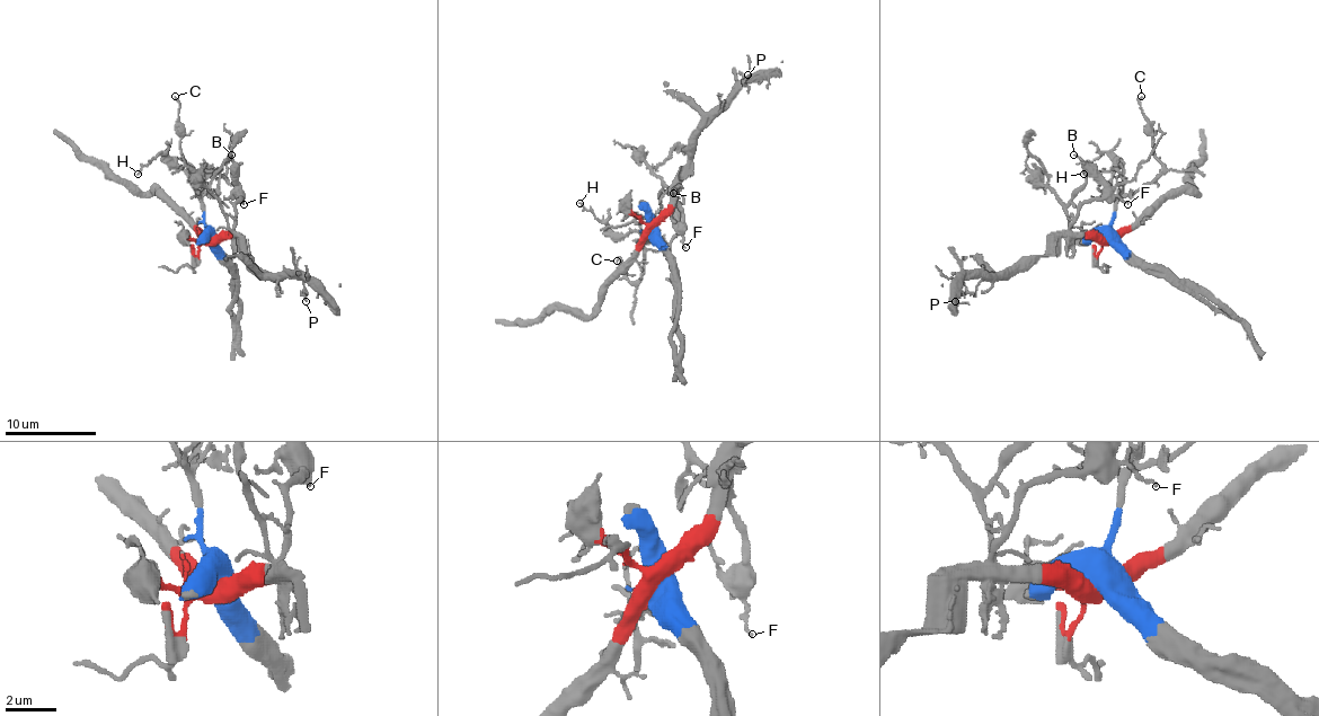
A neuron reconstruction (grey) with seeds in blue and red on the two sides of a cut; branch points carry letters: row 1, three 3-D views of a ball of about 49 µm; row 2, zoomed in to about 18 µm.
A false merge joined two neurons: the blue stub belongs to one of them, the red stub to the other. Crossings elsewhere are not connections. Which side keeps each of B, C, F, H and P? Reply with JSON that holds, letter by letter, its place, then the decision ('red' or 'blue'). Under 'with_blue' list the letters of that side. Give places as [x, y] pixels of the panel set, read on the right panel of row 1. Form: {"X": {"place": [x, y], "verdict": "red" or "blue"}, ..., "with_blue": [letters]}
{"B": {"place": [1073, 155], "verdict": "red"}, "C": {"place": [1141, 96], "verdict": "blue"}, "F": {"place": [1127, 204], "verdict": "red"}, "H": {"place": [1083, 174], "verdict": "blue"}, "P": {"place": [955, 301], "verdict": "red"}, "with_blue": ["C", "H"]}

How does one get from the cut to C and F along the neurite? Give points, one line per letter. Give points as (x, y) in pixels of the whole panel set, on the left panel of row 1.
C: (211, 237), (211, 228), (204, 221), (202, 178), (180, 155), (180, 125), (174, 96)
F: (211, 237), (224, 237), (229, 232), (240, 196), (242, 203)

